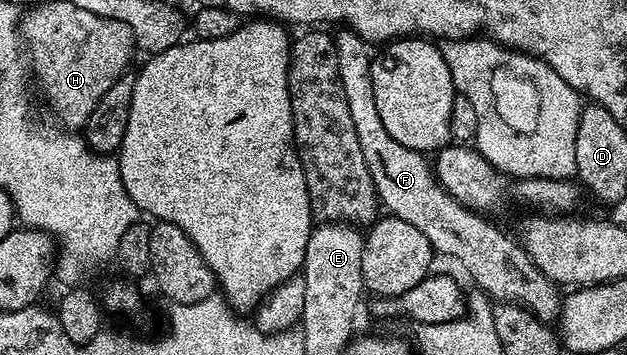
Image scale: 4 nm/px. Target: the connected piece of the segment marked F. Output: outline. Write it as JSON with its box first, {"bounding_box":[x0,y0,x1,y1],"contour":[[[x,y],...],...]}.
{"bounding_box":[335,27,562,322],"contour":[[[341,27],[340,33],[335,33],[336,57],[338,58],[338,78],[342,82],[342,94],[346,94],[350,106],[350,119],[354,122],[354,130],[358,134],[358,143],[362,146],[362,158],[366,158],[366,166],[370,170],[370,178],[376,187],[376,199],[384,204],[389,213],[402,222],[410,222],[422,234],[426,234],[426,242],[430,242],[433,253],[449,256],[457,260],[468,271],[470,279],[476,283],[475,287],[485,296],[496,302],[525,308],[530,315],[545,322],[552,322],[559,317],[562,303],[561,289],[528,257],[528,251],[519,239],[511,240],[496,224],[491,224],[487,215],[474,212],[462,206],[452,195],[440,185],[429,157],[418,150],[410,150],[410,146],[402,146],[395,138],[390,138],[386,126],[382,126],[382,117],[378,115],[378,106],[374,106],[374,82],[372,81],[373,53],[368,53],[369,41],[364,40],[350,28]]]}

